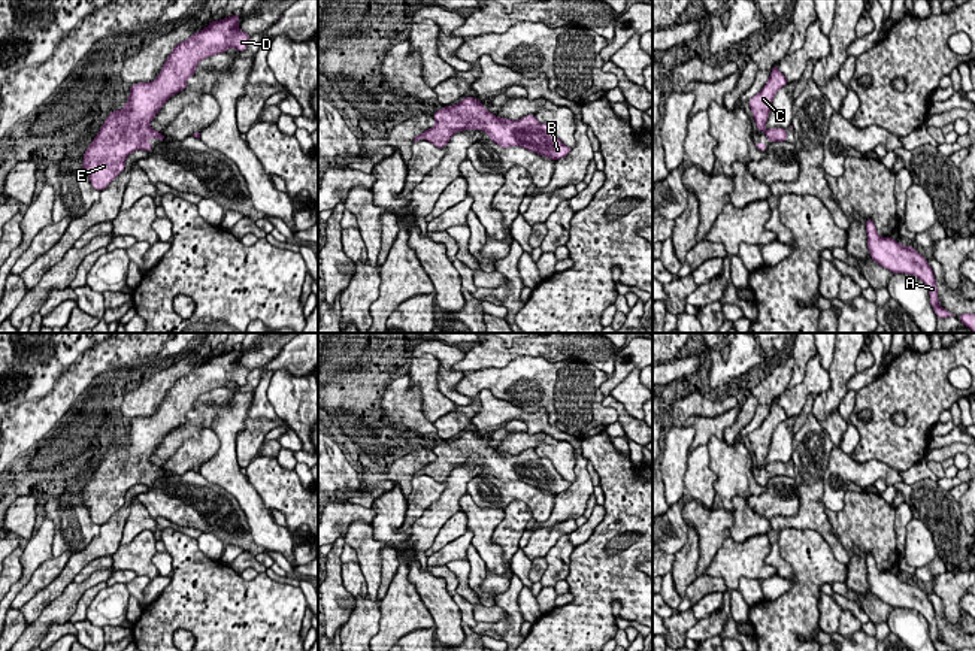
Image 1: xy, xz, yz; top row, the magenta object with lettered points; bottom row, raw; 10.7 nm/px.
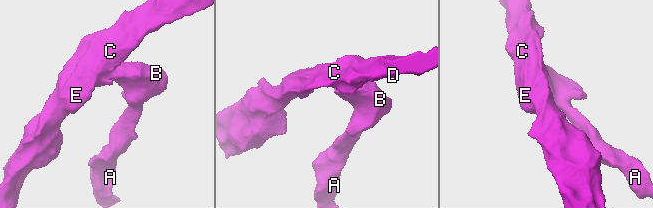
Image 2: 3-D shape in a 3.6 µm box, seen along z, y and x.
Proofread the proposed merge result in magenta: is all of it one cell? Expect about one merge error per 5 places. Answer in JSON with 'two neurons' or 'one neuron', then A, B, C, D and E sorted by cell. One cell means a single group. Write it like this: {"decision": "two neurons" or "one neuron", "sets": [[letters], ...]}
{"decision": "one neuron", "sets": [["A", "B", "C", "D", "E"]]}

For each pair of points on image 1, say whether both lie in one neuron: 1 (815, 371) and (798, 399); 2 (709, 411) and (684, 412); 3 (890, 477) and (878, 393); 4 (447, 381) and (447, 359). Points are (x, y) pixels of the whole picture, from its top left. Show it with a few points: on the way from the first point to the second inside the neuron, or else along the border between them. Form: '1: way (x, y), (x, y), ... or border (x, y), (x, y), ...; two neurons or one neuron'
1: way (815, 378), (802, 391); one neuron
2: way (704, 409), (690, 409); one neuron
3: border (854, 460), (881, 460), (899, 472); two neurons
4: way (447, 375), (447, 365); one neuron

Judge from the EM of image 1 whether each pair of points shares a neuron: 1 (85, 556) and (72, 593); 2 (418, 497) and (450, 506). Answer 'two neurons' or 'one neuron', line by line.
1: two neurons
2: two neurons

